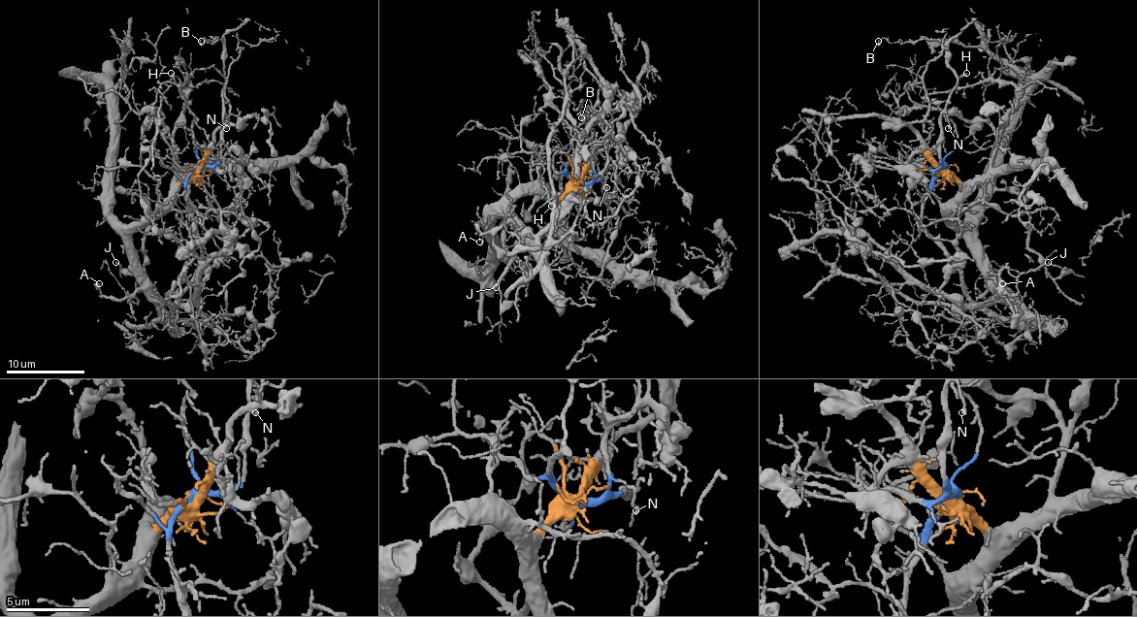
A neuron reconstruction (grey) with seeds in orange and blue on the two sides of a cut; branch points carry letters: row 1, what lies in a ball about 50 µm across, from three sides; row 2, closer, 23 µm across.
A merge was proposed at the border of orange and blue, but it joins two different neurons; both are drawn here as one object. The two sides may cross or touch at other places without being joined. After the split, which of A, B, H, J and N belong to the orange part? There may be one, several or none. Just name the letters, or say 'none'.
A, J

